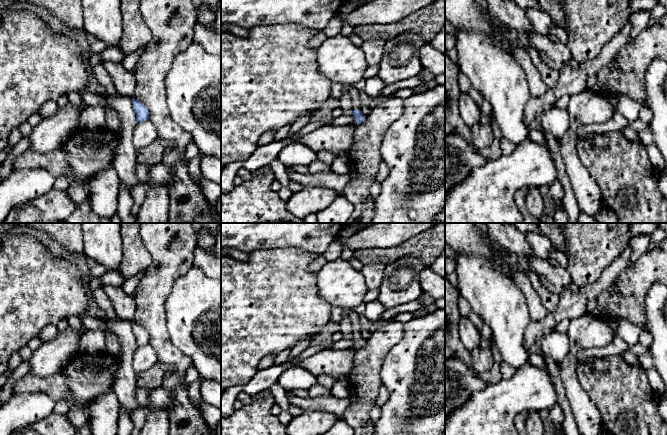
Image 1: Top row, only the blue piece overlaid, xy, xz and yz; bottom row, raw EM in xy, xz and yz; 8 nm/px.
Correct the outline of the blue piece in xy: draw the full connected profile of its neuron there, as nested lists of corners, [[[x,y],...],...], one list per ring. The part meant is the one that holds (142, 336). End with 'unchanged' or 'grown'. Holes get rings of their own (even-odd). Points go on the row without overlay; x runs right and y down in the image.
[[[133,322],[133,331],[136,337],[138,347],[143,347],[149,344],[149,333],[139,324]]]; unchanged

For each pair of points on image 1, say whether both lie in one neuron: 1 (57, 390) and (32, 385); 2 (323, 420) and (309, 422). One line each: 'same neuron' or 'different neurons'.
1: same neuron
2: same neuron

